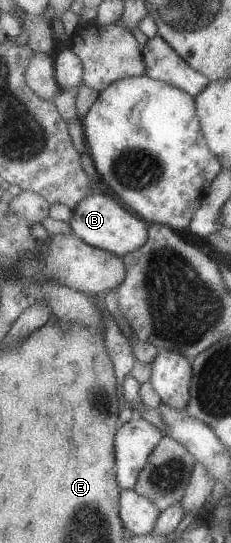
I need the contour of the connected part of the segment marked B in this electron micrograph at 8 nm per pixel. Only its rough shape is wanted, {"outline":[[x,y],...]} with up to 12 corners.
{"outline":[[100,192],[71,210],[71,232],[120,258],[147,226]]}

